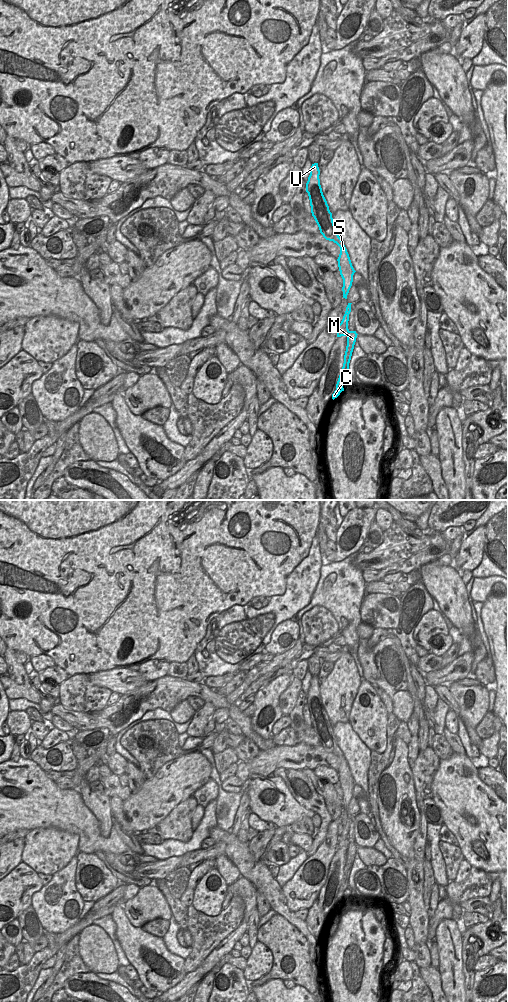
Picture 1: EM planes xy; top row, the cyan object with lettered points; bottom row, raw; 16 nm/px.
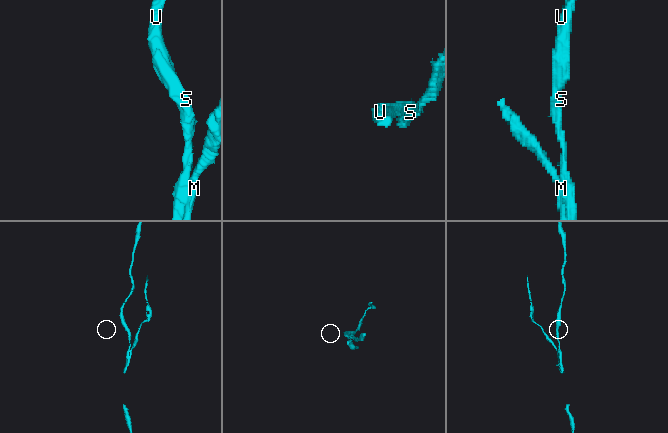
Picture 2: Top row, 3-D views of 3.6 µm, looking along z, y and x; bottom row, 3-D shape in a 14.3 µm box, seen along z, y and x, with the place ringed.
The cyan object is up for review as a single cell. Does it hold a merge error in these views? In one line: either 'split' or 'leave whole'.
split

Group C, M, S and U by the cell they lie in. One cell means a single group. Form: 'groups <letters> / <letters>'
groups C S U / M

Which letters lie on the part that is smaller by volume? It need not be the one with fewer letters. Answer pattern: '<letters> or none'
M

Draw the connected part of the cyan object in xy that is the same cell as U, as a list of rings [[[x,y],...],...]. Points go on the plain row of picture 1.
[[[318,675],[312,676],[306,695],[306,704],[309,708],[312,728],[319,739],[320,745],[326,752],[333,753],[340,759],[337,773],[340,787],[343,791],[343,810],[347,811],[352,798],[353,787],[356,783],[352,778],[347,761],[335,741],[332,725],[322,704],[319,687]]]

